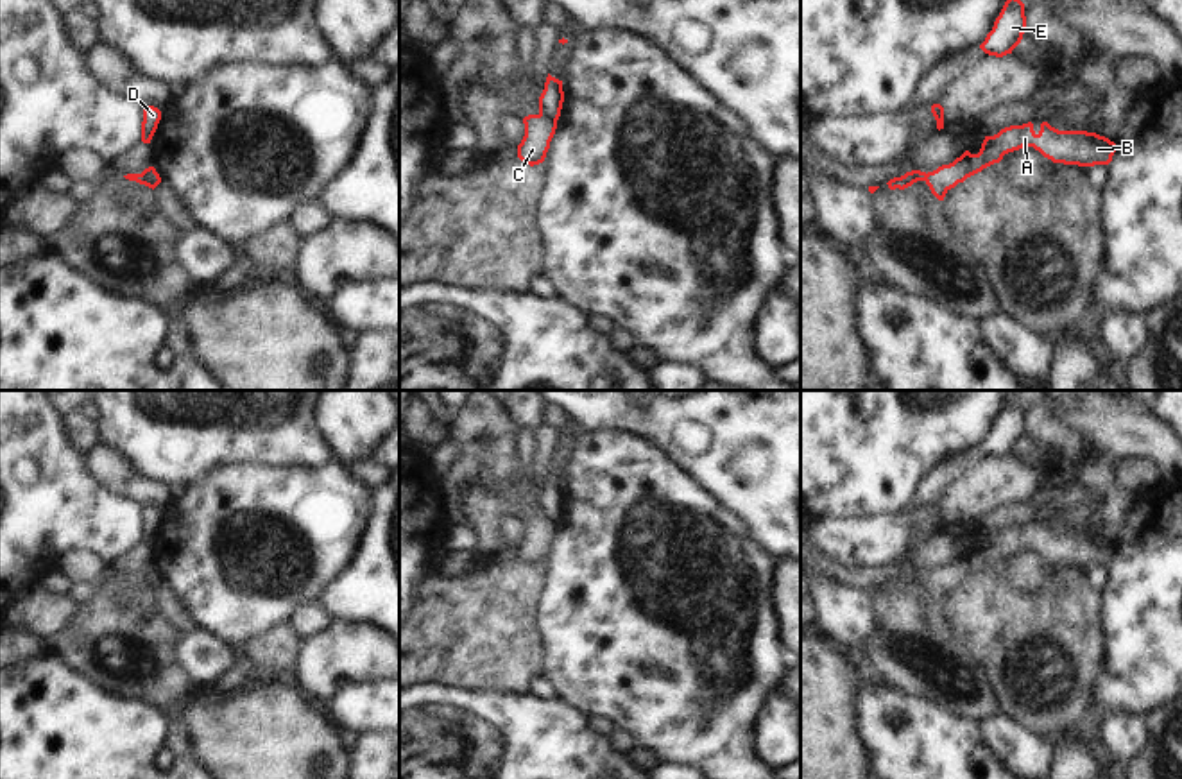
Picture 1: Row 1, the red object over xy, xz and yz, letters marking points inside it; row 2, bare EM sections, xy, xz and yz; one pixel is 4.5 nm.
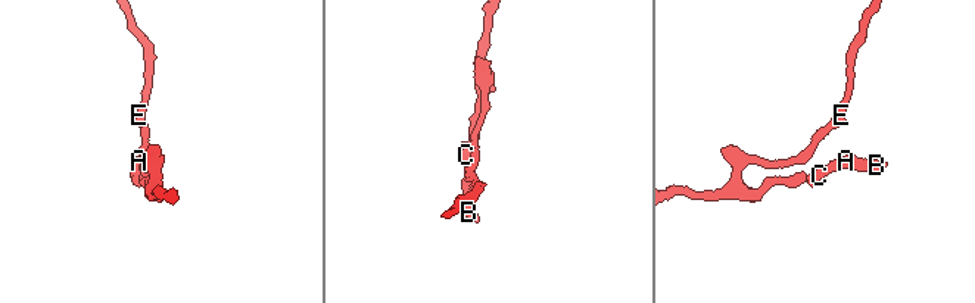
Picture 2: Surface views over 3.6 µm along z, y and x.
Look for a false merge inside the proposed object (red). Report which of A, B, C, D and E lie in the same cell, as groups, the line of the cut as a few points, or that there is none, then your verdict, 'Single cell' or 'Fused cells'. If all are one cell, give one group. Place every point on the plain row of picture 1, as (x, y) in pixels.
Groups: A B C / D E. Split along xz (539, 514), (556, 523). Fused cells

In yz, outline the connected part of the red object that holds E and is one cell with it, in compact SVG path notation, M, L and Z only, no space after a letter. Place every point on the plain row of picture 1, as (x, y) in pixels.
M1010 398L980 449L996 458L1012 455L1026 433L1024 405Z

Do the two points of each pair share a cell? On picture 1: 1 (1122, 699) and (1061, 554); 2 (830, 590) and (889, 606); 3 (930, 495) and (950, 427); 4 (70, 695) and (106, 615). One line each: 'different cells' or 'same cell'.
1: different cells
2: different cells
3: different cells
4: different cells

